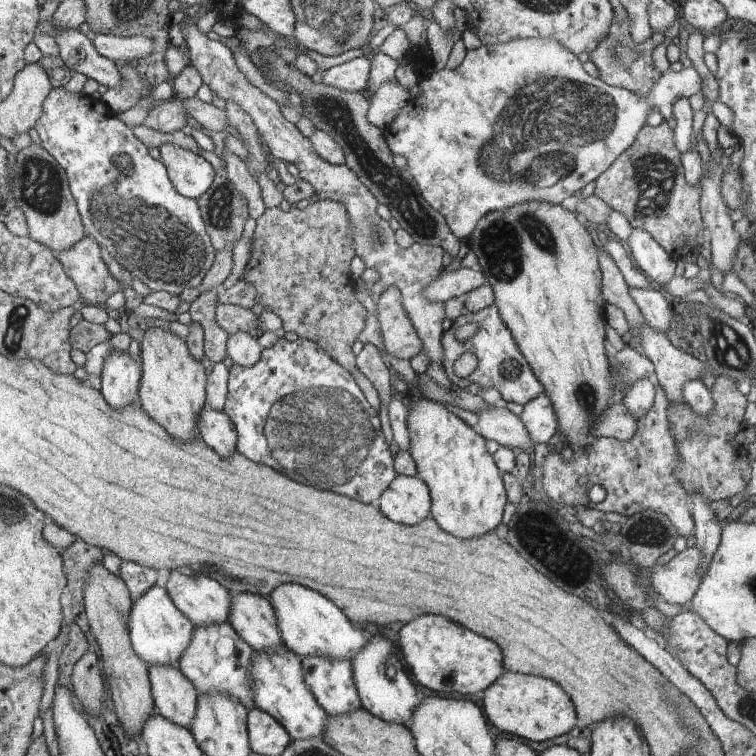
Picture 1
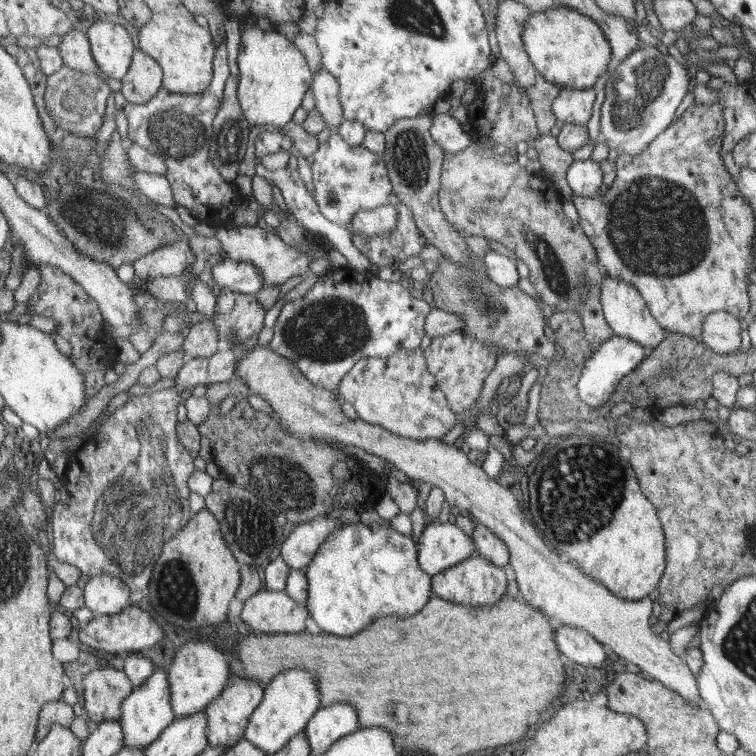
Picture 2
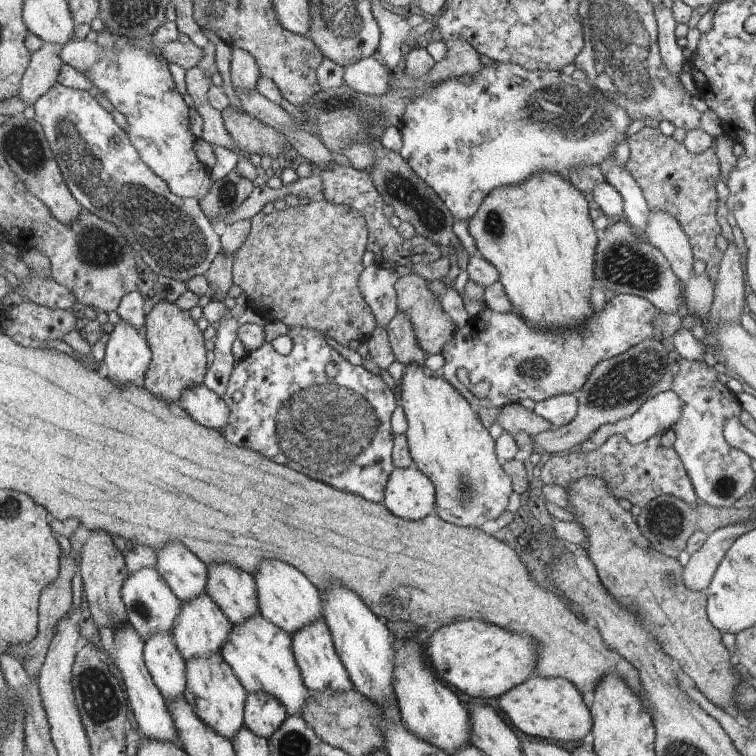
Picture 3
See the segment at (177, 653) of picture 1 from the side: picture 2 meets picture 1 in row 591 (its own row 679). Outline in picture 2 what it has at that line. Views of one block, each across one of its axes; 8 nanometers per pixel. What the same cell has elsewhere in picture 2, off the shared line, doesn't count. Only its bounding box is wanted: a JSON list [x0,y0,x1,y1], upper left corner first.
[119,656,176,748]

